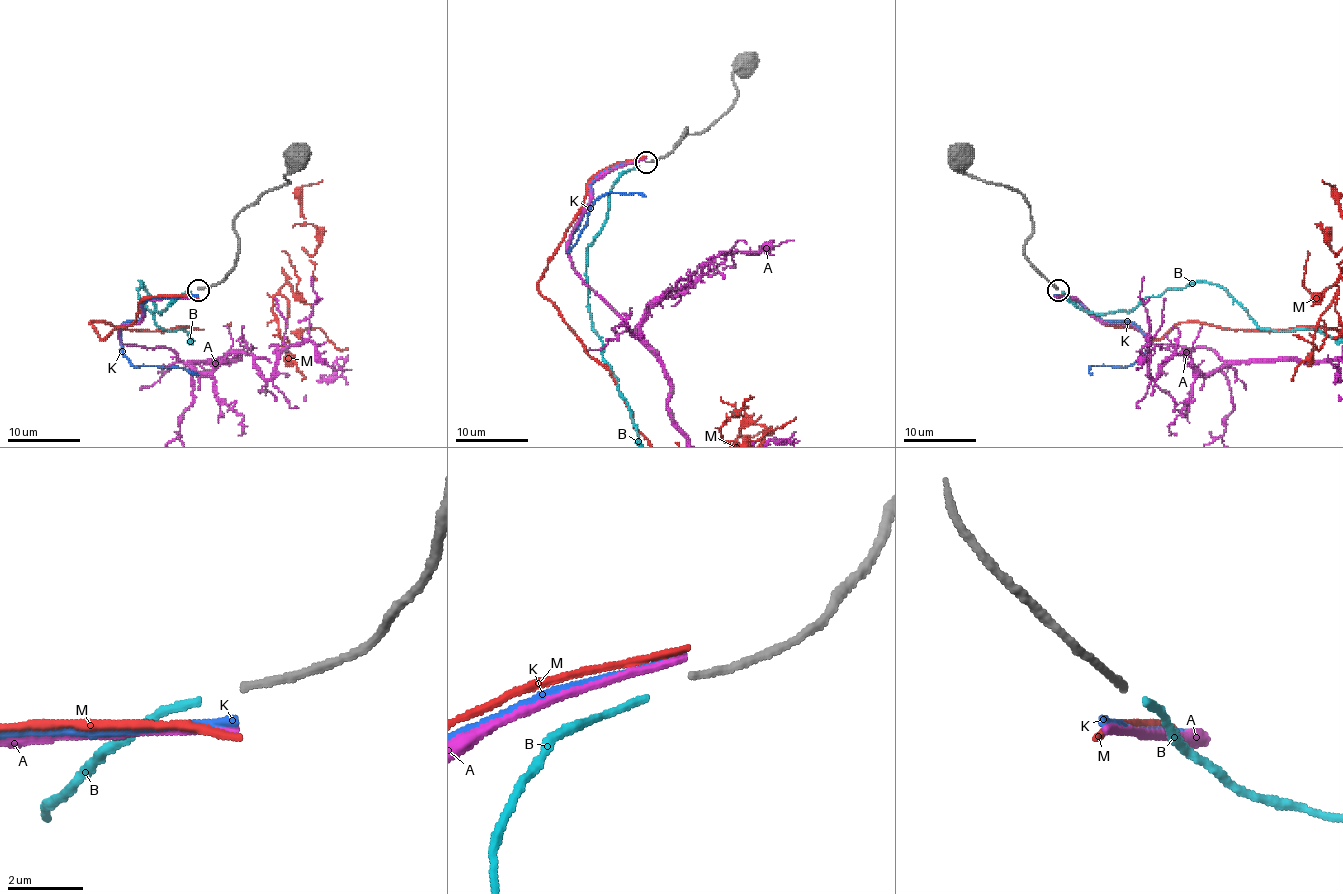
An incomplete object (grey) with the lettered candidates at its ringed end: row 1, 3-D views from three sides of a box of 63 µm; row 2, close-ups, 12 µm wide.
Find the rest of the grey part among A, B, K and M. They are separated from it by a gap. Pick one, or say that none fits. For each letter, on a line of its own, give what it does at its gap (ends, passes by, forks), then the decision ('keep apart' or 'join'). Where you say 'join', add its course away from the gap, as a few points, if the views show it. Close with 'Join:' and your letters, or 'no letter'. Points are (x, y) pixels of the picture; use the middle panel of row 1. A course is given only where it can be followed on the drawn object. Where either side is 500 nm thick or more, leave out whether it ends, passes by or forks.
A: it ends | keep apart
B: it ends | keep apart
K: it ends | keep apart
M: it ends | keep apart
Join: no letter

